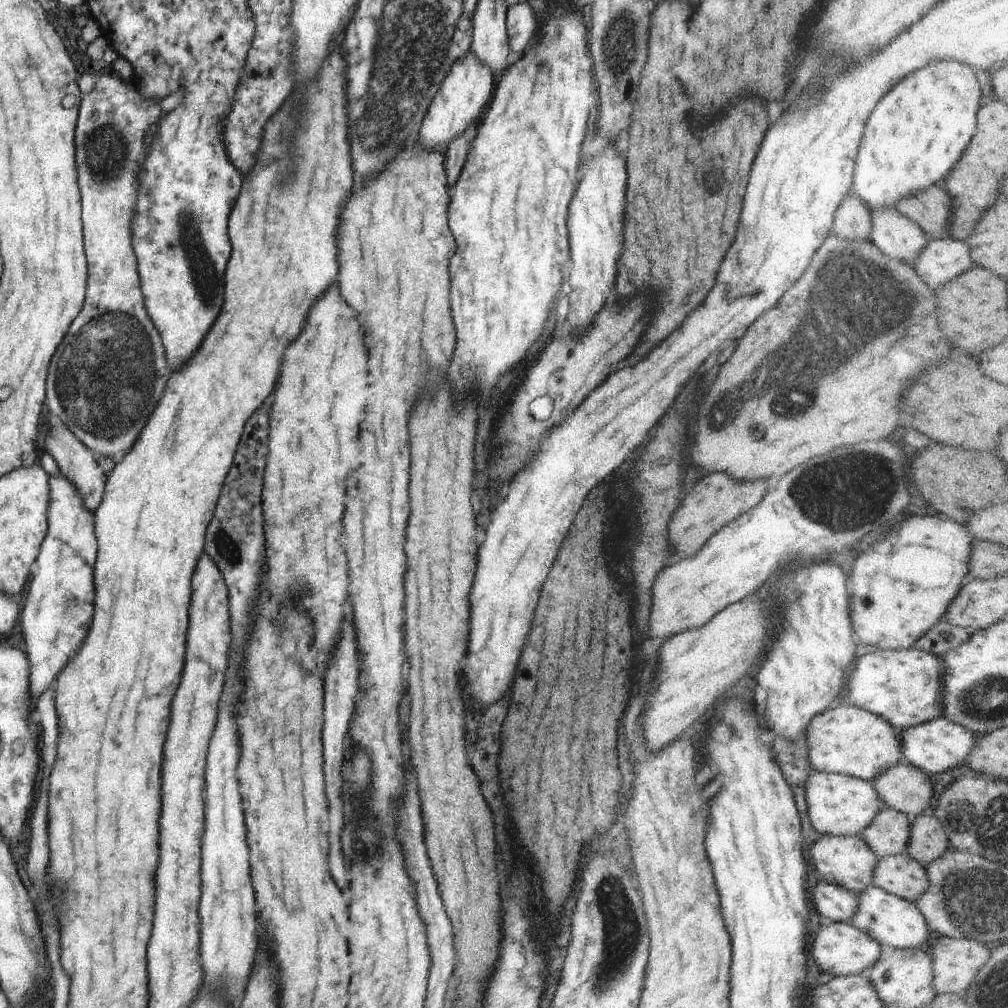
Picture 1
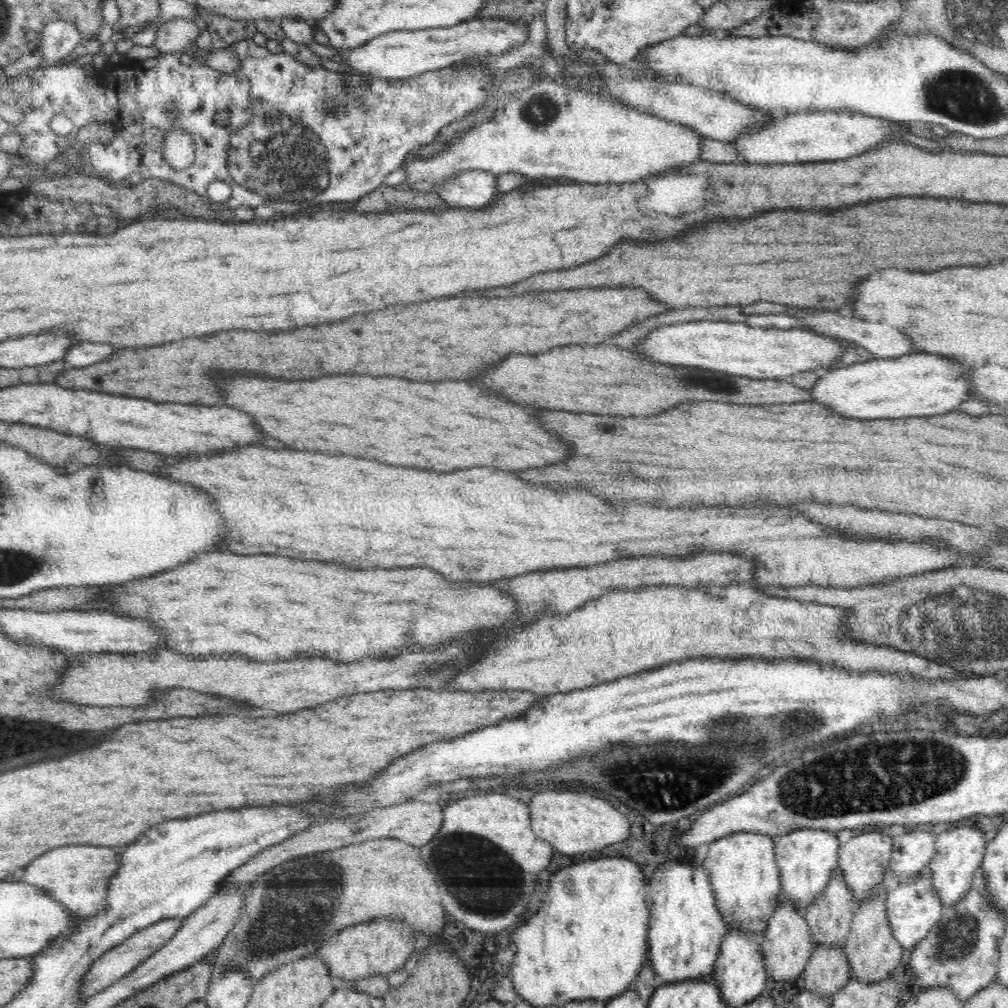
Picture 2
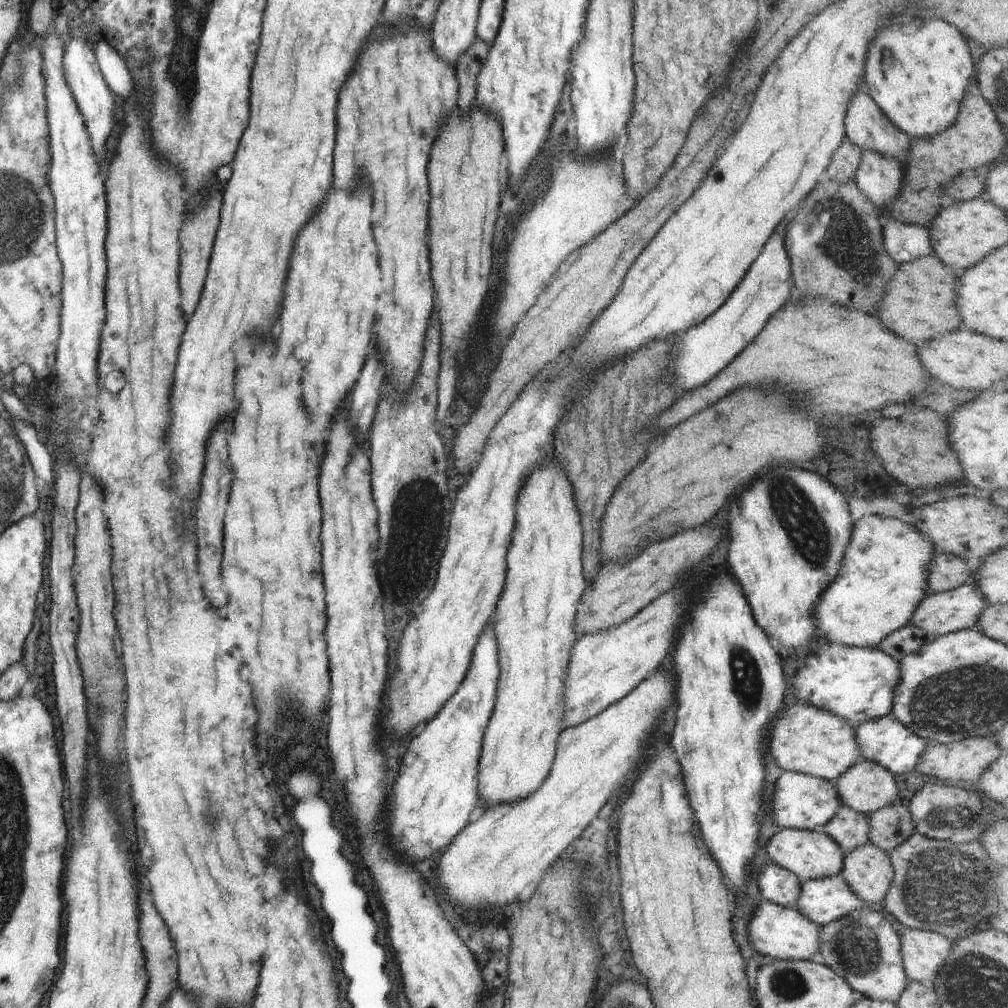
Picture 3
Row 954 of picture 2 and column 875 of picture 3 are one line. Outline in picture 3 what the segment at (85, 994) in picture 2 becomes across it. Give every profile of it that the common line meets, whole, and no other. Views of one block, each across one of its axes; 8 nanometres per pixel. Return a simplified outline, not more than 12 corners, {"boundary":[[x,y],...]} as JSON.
{"boundary":[[862,80],[848,103],[846,139],[902,163],[913,140]]}

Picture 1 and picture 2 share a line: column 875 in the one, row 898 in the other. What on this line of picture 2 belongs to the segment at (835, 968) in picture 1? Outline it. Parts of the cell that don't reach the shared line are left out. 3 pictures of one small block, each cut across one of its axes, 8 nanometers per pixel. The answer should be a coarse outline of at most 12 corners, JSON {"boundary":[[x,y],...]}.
{"boundary":[[957,825],[937,836],[928,867],[946,908],[983,862],[985,834]]}

